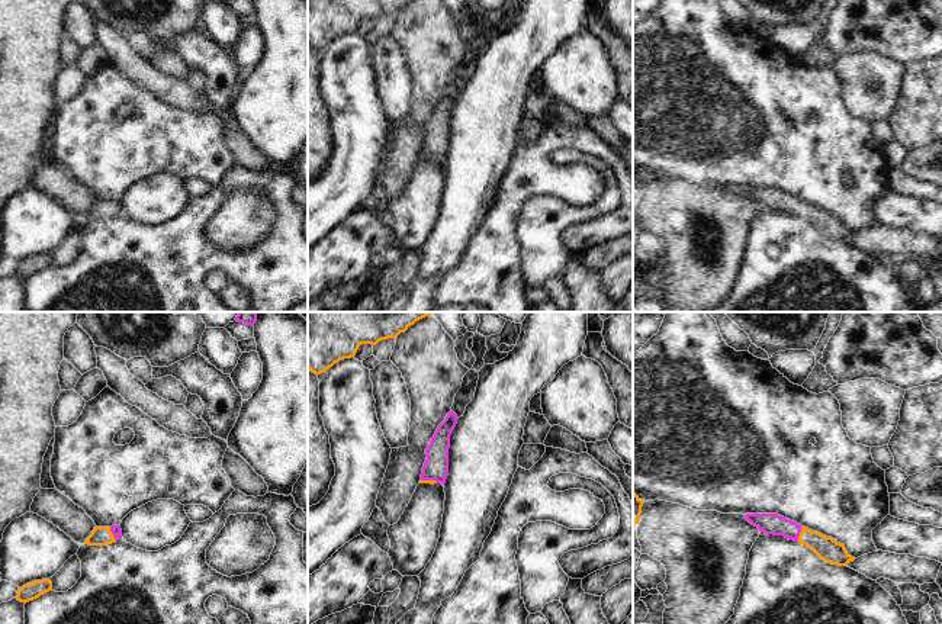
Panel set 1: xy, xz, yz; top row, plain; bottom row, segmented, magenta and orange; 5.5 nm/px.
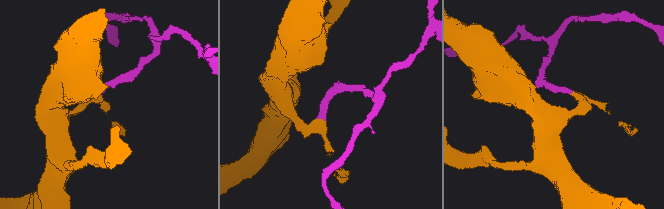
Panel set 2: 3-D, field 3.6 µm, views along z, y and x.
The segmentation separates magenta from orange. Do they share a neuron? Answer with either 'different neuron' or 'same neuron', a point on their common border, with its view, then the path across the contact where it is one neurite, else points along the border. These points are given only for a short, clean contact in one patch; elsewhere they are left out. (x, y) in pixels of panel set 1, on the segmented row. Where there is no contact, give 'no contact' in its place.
same neuron | yz (799, 534) | across yz (775, 524), (799, 534), (828, 549)

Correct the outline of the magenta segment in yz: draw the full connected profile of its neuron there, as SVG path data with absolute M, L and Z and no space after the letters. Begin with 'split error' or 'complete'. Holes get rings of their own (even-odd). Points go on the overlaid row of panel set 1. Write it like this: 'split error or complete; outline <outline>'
split error; outline M746 514L745 518L758 527L761 533L784 535L788 540L807 546L826 563L846 566L855 560L855 557L846 551L845 546L832 537L801 527L778 514Z

